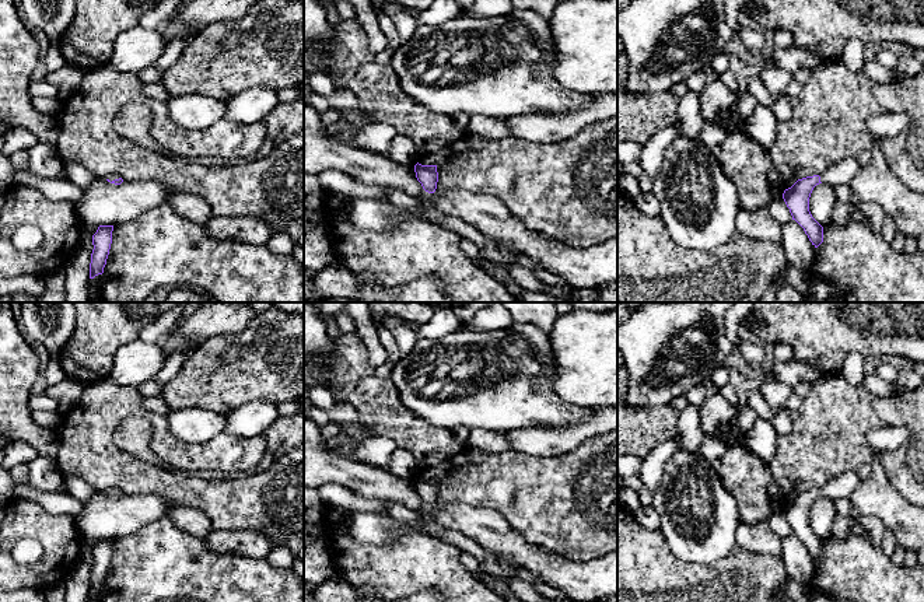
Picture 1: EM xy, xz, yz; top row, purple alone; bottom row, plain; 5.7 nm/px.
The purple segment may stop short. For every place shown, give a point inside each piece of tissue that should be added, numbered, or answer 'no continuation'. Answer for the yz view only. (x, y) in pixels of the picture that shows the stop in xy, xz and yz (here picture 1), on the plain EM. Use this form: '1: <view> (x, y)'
1: yz (842, 486)

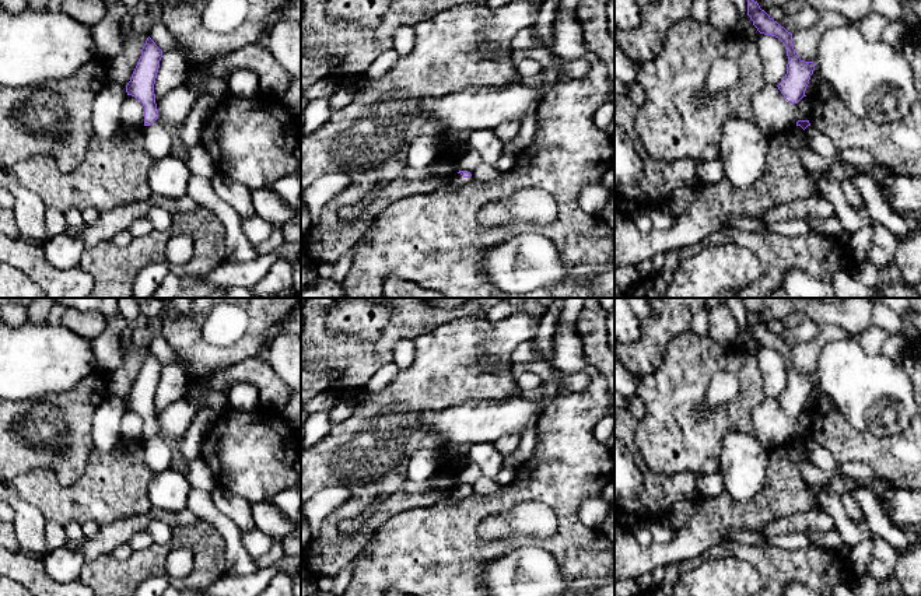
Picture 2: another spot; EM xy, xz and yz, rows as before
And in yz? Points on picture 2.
1: yz (819, 456)

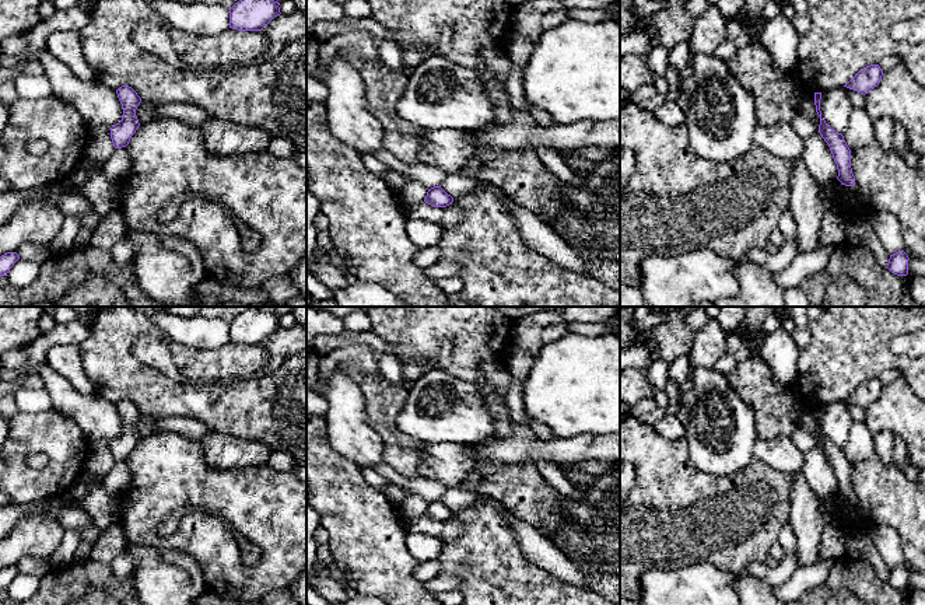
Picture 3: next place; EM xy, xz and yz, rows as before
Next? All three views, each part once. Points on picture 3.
no continuation

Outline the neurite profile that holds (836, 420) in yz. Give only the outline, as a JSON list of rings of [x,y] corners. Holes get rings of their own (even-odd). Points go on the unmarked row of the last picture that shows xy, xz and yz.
[[[844,401],[821,405],[821,433],[835,445],[841,448],[847,445],[852,423],[854,420]]]

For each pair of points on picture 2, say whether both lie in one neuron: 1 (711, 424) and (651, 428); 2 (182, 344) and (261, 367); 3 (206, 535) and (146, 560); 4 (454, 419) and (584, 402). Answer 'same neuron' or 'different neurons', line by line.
1: same neuron
2: different neurons
3: same neuron
4: different neurons

